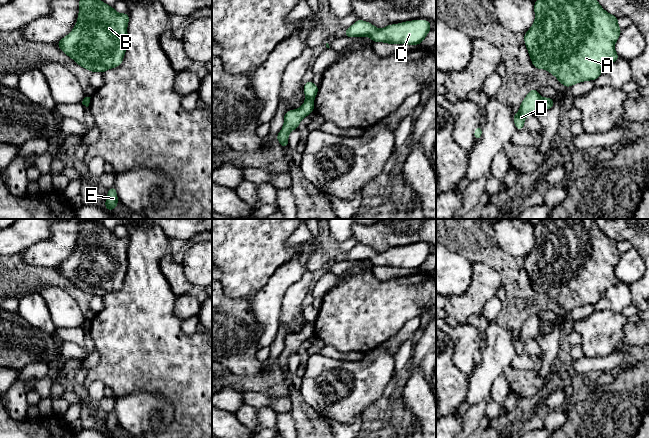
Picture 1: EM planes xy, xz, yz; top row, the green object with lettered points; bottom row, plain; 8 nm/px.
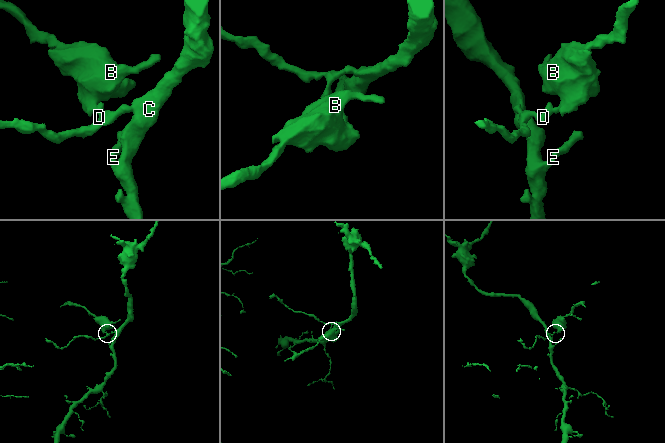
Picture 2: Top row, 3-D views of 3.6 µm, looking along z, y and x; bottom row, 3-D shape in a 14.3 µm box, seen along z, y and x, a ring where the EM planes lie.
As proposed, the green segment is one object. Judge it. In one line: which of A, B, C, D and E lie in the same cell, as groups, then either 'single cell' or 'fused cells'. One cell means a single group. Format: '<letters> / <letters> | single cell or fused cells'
A B / C D E | fused cells

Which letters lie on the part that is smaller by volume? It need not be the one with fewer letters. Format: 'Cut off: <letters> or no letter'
Cut off: A, B

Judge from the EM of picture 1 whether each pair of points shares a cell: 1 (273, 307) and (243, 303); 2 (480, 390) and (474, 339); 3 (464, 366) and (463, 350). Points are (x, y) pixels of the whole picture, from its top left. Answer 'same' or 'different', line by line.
1: different
2: different
3: same

